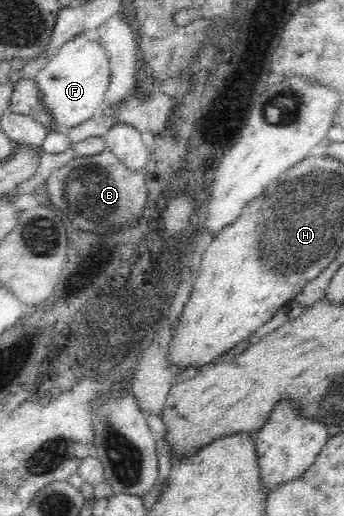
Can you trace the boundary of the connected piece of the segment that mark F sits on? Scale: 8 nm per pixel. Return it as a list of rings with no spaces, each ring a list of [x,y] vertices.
[[[76,34],[59,48],[47,64],[37,74],[37,89],[41,101],[53,117],[53,123],[61,131],[70,130],[100,111],[105,100],[105,92],[109,88],[109,57],[105,53],[105,45],[94,37],[94,34]]]

